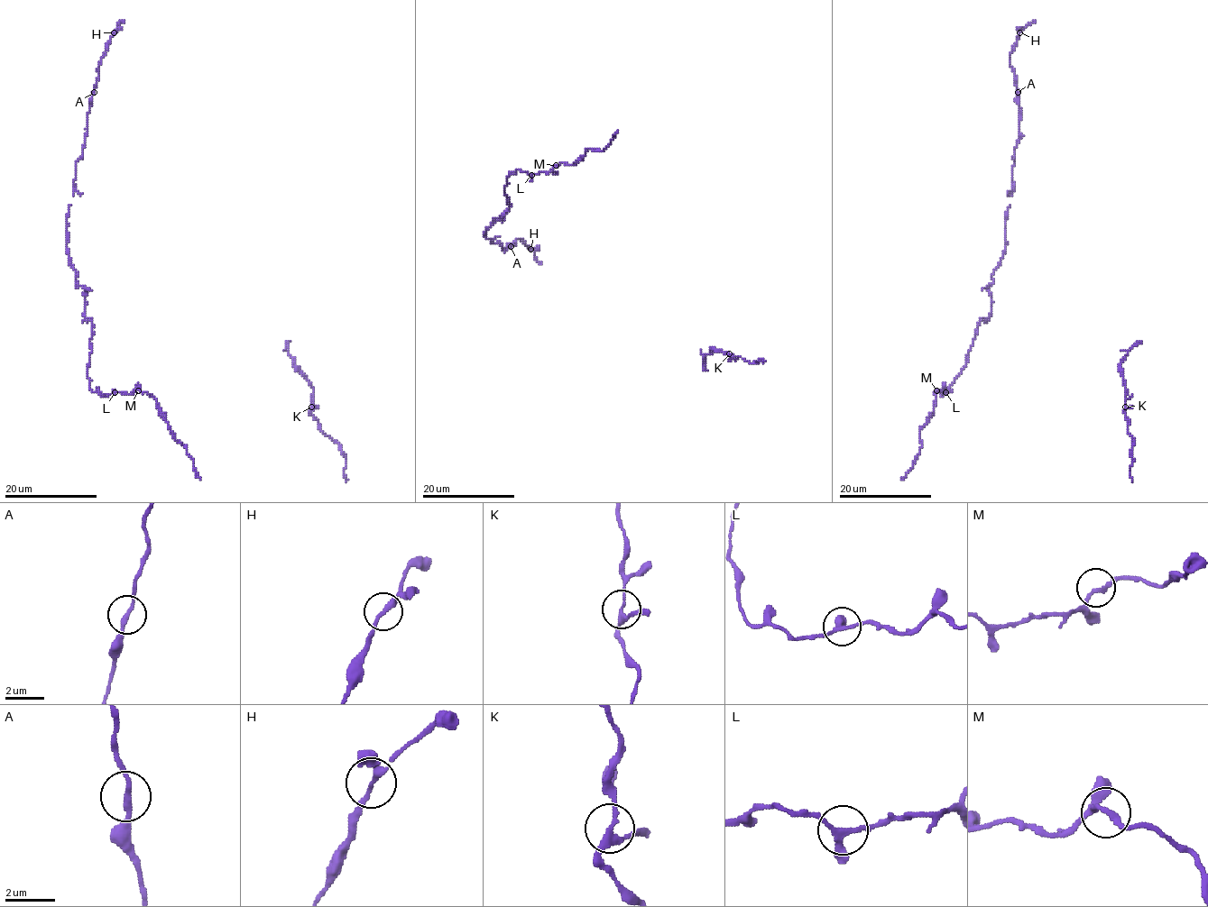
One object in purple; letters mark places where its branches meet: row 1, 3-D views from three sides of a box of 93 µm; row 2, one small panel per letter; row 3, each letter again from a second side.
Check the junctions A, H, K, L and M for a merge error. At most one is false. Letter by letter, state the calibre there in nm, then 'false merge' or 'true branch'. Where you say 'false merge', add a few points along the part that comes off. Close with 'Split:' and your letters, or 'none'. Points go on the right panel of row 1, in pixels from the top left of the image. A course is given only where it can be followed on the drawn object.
A: 200 nm | true branch
H: 190 nm | true branch
K: 220 nm | true branch
L: 190 nm | true branch
M: 200 nm | true branch
Split: none

